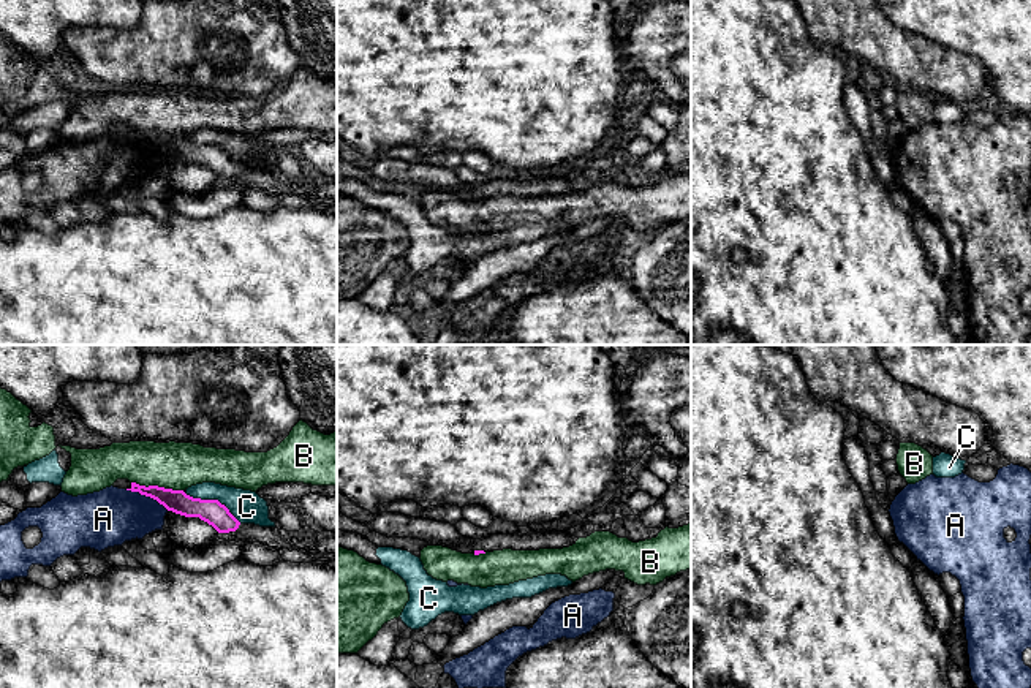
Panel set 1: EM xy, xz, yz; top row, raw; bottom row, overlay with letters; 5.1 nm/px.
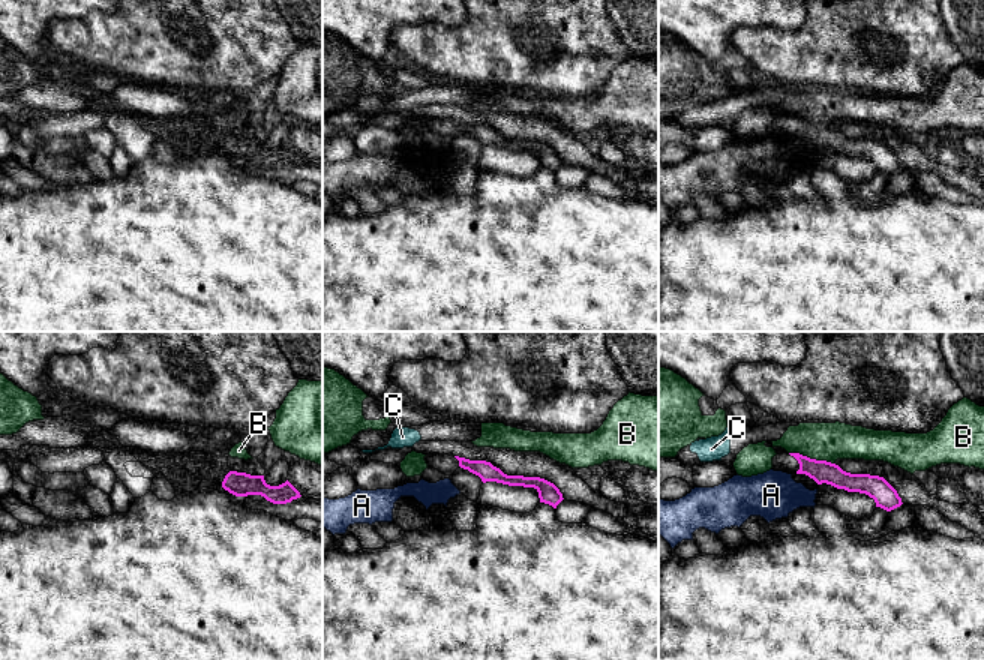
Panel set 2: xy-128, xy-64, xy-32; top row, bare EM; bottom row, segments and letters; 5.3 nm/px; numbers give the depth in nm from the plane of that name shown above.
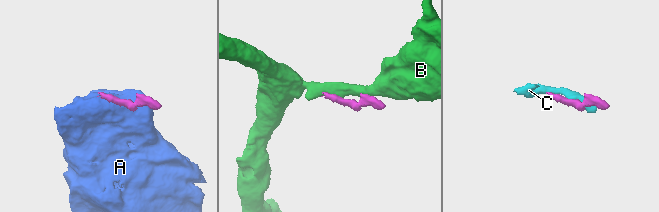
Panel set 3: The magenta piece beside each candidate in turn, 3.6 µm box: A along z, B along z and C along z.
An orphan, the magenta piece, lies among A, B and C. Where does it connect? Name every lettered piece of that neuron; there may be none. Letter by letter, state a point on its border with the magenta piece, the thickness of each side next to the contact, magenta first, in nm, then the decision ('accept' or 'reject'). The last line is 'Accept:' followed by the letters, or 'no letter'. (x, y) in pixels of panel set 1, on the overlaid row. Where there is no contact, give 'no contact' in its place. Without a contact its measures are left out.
A: xy (147, 495) | 120/280 nm | reject
B: xy (157, 486) | 120/240 nm | reject
C: xy (212, 500) | 120/170 nm | reject
Accept: no letter

